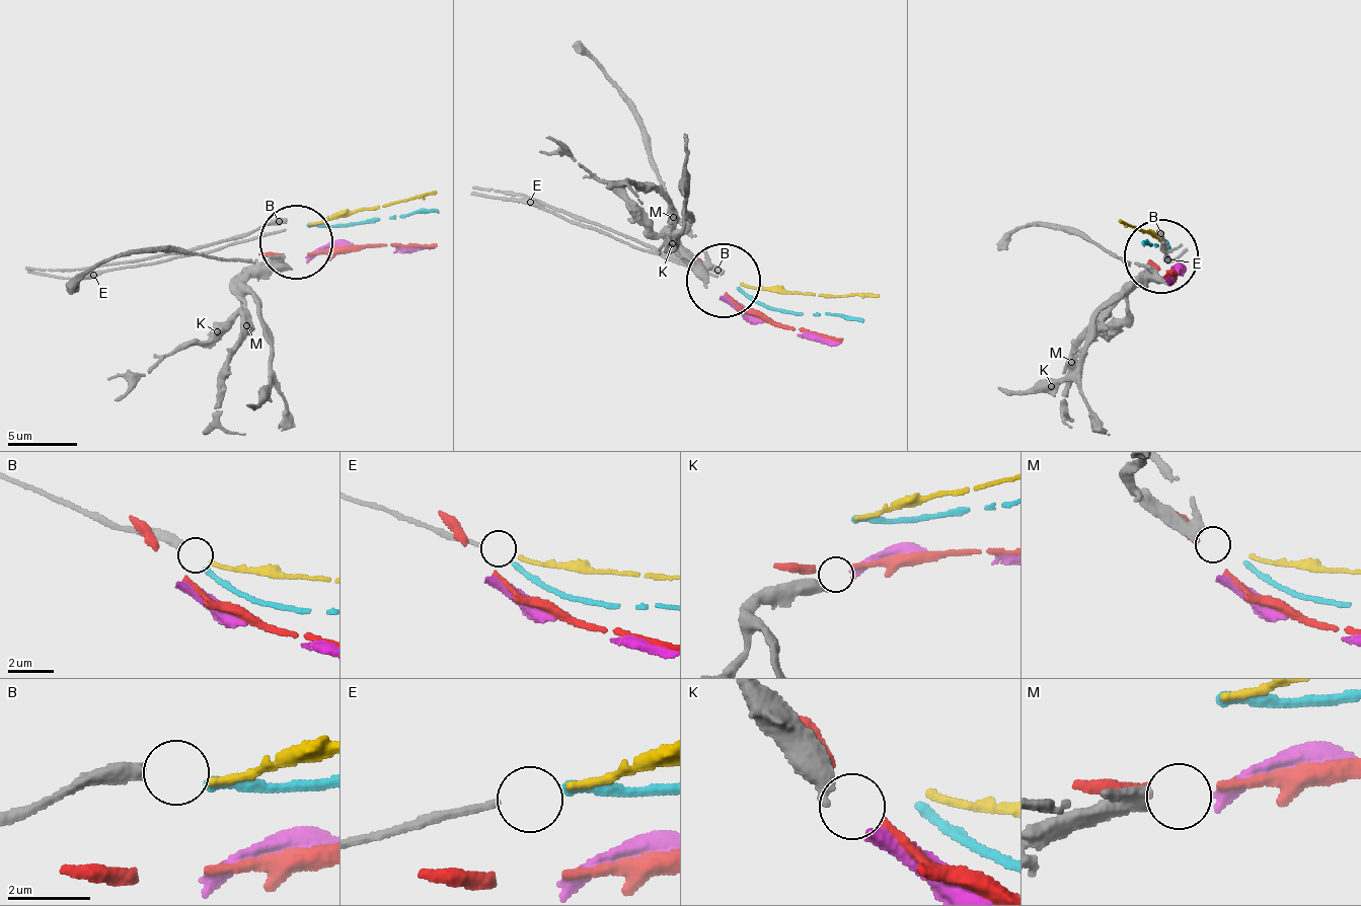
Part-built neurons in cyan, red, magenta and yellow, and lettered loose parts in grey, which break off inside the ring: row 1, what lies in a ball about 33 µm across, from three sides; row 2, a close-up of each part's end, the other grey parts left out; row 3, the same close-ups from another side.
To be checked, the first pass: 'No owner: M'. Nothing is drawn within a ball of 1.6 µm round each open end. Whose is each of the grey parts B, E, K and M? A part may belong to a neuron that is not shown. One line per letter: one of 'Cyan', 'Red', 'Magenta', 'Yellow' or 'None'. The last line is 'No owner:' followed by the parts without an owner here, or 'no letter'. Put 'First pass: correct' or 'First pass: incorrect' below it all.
B: Cyan
E: Yellow
K: Magenta
M: None
No owner: M
First pass: correct

